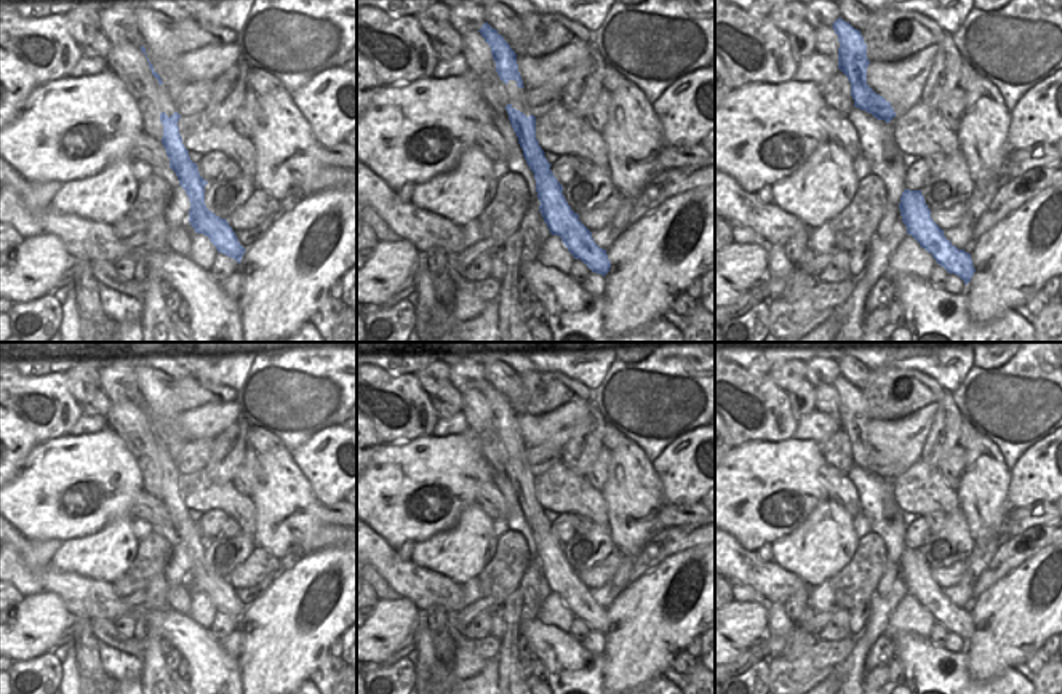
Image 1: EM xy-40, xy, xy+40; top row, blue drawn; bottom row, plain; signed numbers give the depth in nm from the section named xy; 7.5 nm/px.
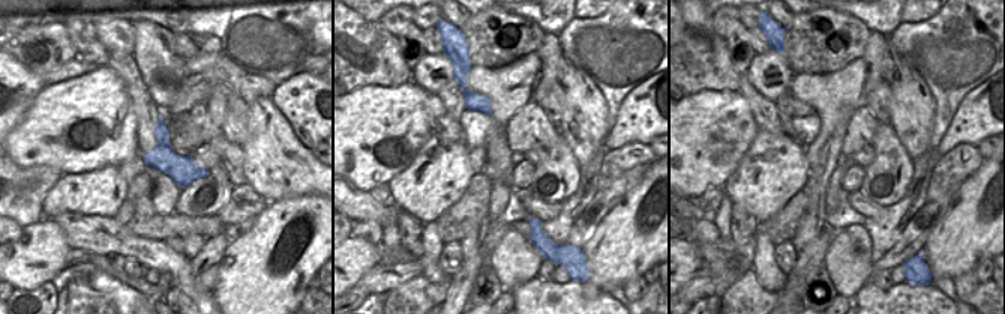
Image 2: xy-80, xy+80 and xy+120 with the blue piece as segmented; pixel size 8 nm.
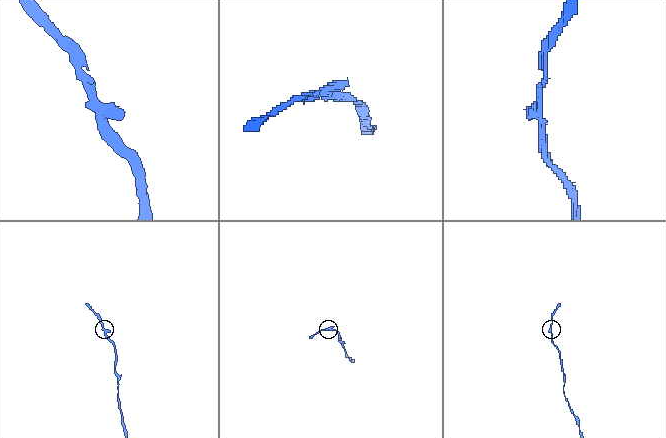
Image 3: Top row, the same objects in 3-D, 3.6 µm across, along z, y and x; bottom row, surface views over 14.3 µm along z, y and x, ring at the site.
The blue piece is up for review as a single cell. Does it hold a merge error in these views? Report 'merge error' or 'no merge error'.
no merge error

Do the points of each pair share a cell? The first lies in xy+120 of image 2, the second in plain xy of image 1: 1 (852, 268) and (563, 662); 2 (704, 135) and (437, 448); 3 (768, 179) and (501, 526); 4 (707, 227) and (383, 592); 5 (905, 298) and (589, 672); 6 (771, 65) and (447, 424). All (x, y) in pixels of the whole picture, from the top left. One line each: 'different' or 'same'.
1: different
2: same
3: different
4: same
5: same
6: same

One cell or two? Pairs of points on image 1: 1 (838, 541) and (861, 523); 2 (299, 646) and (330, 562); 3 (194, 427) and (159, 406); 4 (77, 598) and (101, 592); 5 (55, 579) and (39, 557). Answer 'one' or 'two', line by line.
1: two
2: one
3: two
4: one
5: two

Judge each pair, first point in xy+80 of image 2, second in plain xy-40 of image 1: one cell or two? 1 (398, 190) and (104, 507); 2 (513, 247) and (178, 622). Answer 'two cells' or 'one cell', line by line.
1: two cells
2: two cells

